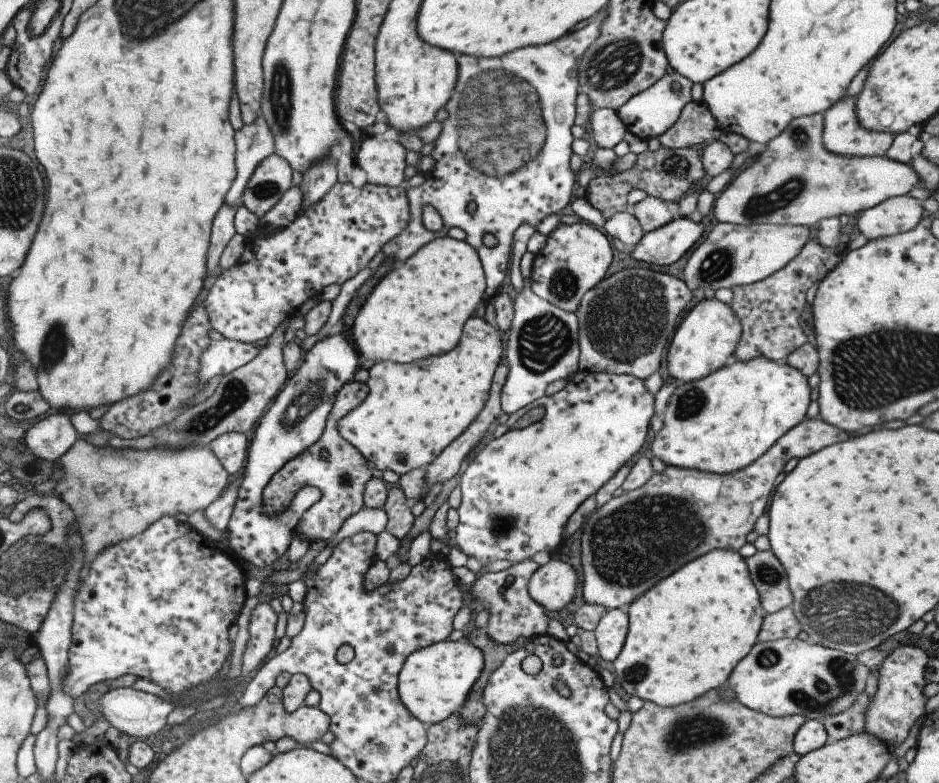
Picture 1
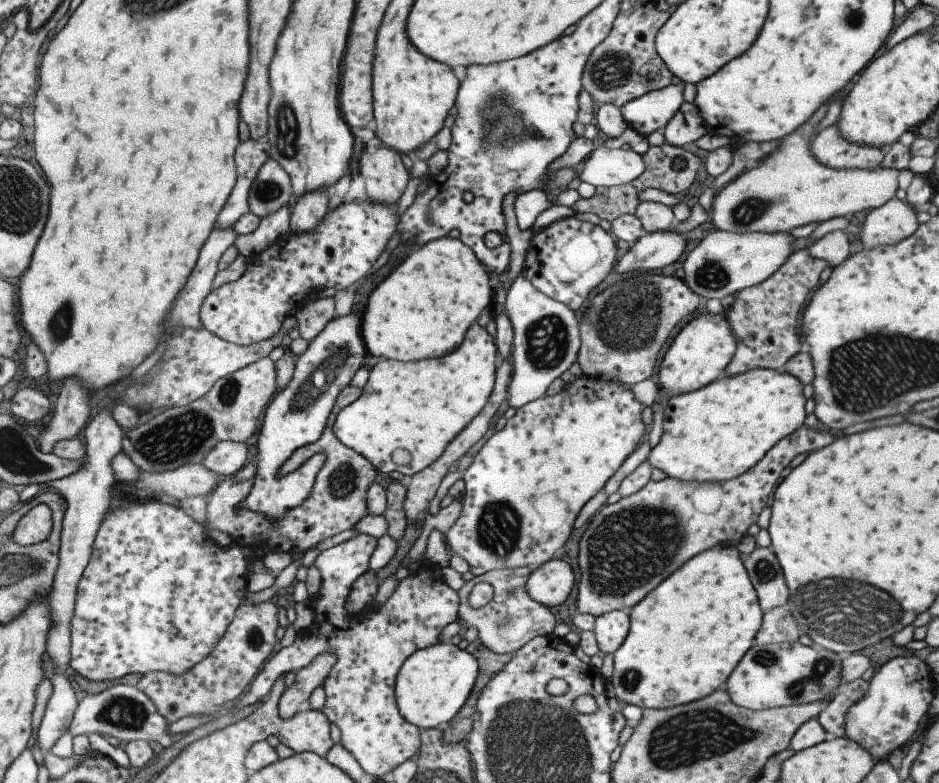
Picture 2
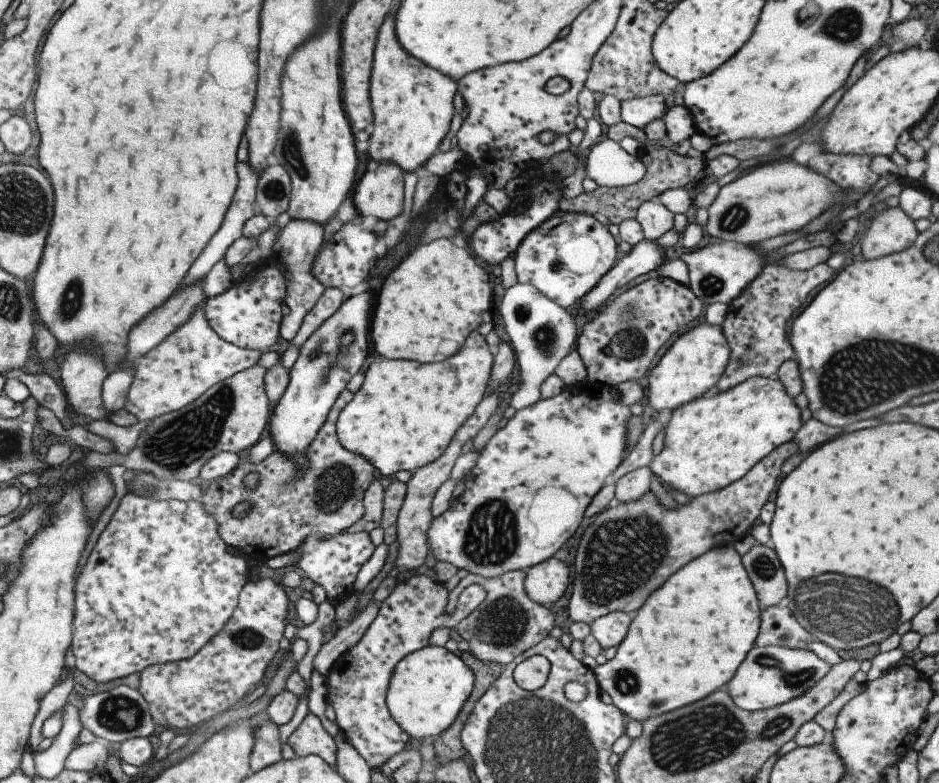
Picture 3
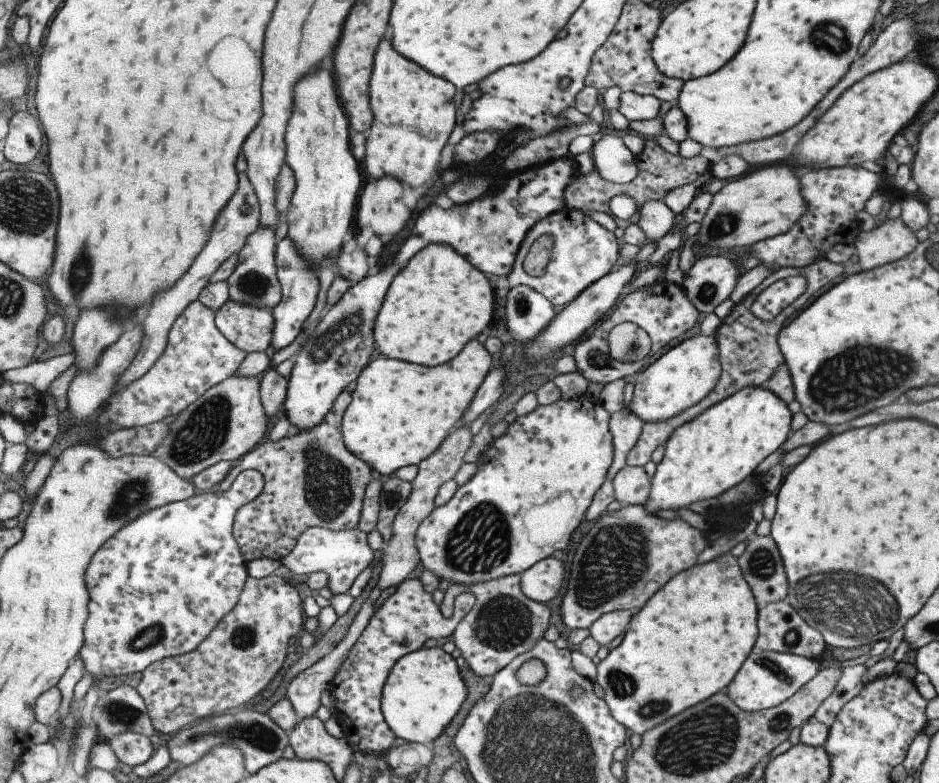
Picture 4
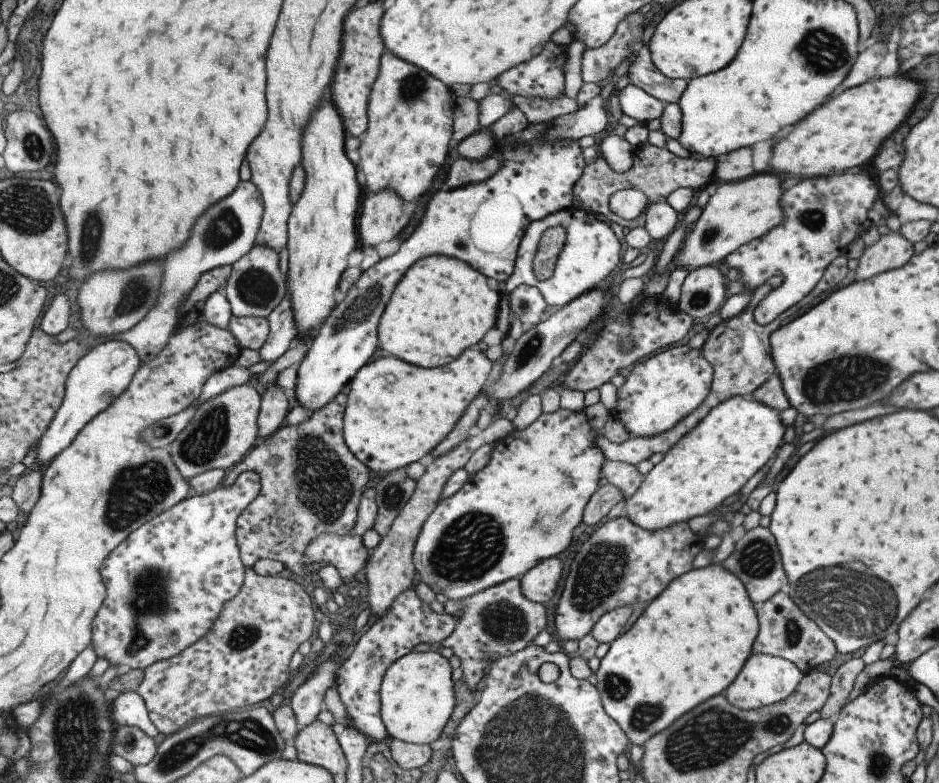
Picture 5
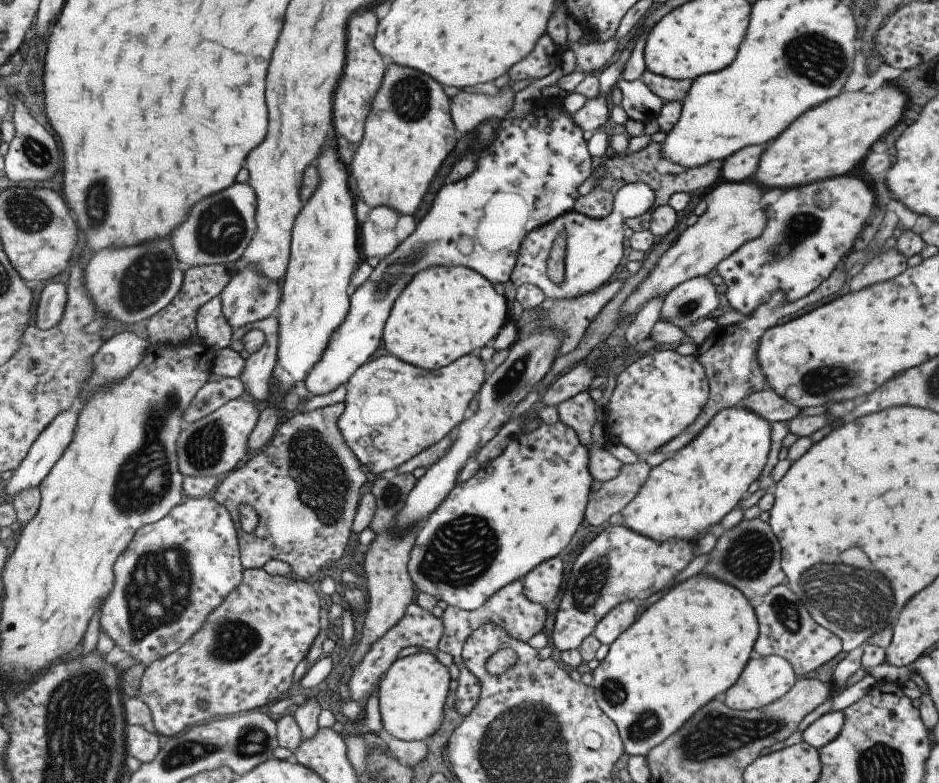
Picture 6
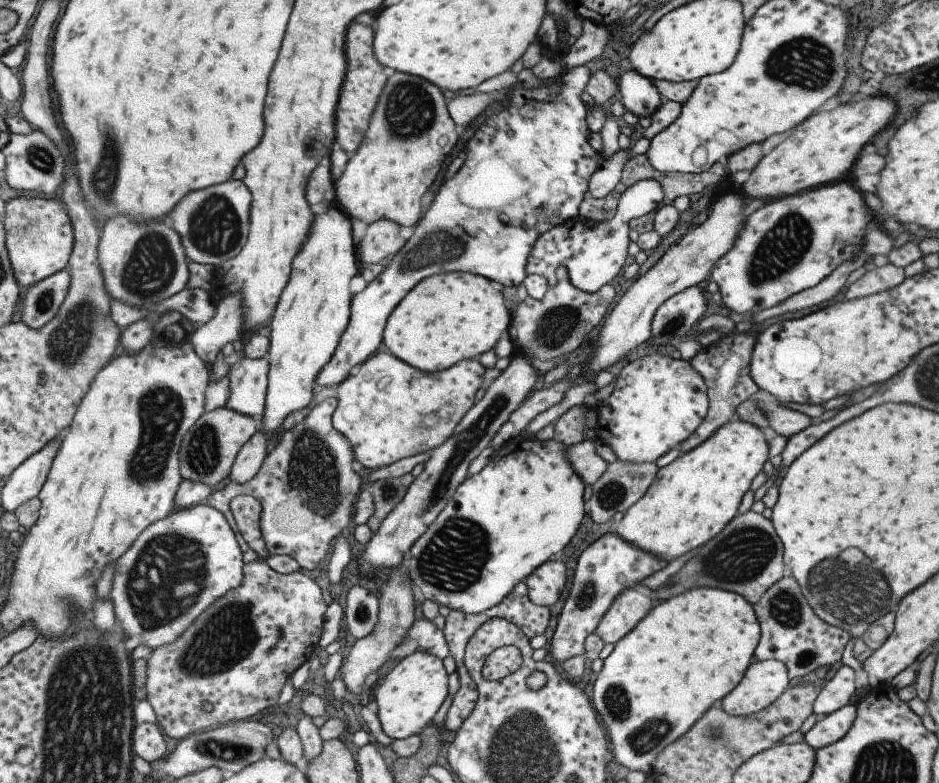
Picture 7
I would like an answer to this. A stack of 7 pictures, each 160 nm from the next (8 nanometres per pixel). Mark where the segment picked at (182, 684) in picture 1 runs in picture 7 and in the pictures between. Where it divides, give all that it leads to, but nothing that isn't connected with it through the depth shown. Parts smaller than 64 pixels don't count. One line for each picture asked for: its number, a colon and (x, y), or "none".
2: (135, 613)
3: (160, 583)
4: (159, 587)
5: (167, 584)
6: (176, 571)
7: (180, 565)

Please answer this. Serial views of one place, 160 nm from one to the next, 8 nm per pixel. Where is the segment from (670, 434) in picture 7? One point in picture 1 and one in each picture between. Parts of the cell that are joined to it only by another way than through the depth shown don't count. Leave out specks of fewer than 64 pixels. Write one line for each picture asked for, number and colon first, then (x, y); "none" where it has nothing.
1: (708, 334)
2: (701, 349)
3: (690, 367)
4: (688, 371)
5: (659, 392)
6: (654, 398)

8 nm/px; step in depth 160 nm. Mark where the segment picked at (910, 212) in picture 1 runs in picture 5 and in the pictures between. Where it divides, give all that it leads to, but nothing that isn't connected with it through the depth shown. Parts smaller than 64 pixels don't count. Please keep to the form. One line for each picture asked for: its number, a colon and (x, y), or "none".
2: (894, 220)
3: (890, 231)
4: (892, 239)
5: (891, 250)

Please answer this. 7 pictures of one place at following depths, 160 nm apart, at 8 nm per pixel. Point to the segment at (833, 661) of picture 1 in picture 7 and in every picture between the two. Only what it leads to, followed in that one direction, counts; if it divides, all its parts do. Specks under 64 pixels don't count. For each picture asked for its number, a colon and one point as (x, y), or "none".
2: (775, 675)
3: (768, 676)
4: (765, 679)
5: (763, 679)
6: (764, 679)
7: (763, 681)

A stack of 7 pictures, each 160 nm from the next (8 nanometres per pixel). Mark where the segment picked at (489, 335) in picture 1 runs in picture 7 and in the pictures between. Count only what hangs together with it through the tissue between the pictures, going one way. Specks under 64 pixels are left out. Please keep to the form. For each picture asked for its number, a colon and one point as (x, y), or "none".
2: (410, 412)
3: (404, 416)
4: (401, 413)
5: (397, 412)
6: (395, 410)
7: (390, 410)

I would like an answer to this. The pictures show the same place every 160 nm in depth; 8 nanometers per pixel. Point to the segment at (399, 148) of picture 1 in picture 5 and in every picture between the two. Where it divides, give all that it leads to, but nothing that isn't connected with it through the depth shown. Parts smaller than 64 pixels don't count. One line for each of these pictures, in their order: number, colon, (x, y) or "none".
2: (386, 177)
3: (380, 193)
4: (381, 207)
5: (382, 220)

